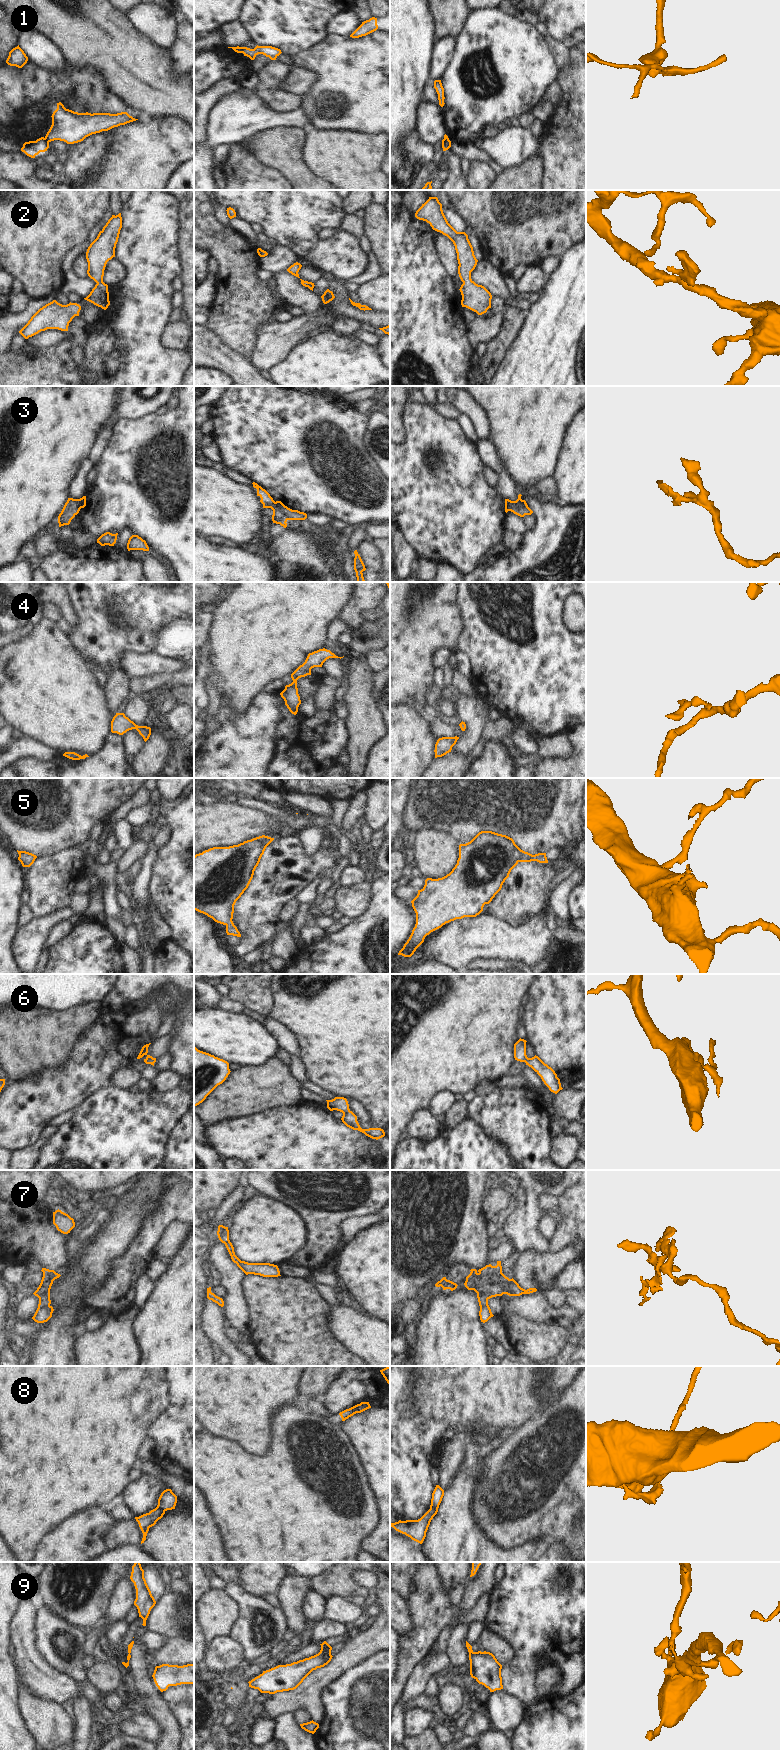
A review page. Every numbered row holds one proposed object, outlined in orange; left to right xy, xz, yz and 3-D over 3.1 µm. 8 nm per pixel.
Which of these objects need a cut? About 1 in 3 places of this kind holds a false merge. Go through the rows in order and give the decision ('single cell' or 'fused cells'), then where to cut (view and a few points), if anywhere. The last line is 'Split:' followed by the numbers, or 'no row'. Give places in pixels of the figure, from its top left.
1: fused cells; cut in xy along (44, 138), (48, 142)
2: single cell; no cut
3: fused cells; cut in xz along (274, 501), (270, 505), (263, 504)
4: single cell; no cut
5: single cell; no cut
6: single cell; no cut
7: fused cells; cut in xy along (49, 1304), (38, 1308)
8: fused cells; cut in xz along (358, 1404), (355, 1412)
9: fused cells; cut in yz along (472, 1651), (469, 1654)
Split: 1, 3, 7, 8, 9

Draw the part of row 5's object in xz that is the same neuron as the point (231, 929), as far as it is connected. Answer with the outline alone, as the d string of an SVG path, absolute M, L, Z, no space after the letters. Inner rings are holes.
M262 835L238 845L213 847L194 856L194 910L226 926L227 935L241 937L234 925L236 901L248 888L266 847L274 838Z

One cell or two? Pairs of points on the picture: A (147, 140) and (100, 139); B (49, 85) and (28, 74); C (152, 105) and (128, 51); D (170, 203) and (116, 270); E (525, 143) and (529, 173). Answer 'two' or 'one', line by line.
A: two
B: one
C: one
D: two
E: two

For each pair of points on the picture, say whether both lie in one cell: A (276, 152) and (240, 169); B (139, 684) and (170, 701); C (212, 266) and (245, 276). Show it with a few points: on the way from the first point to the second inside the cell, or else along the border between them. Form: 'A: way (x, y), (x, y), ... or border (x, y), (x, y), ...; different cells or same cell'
A: border (249, 145), (252, 152), (262, 161), (281, 170); different cells
B: border (172, 686), (160, 686), (154, 691); different cells
C: border (210, 255), (217, 262), (217, 273); different cells

